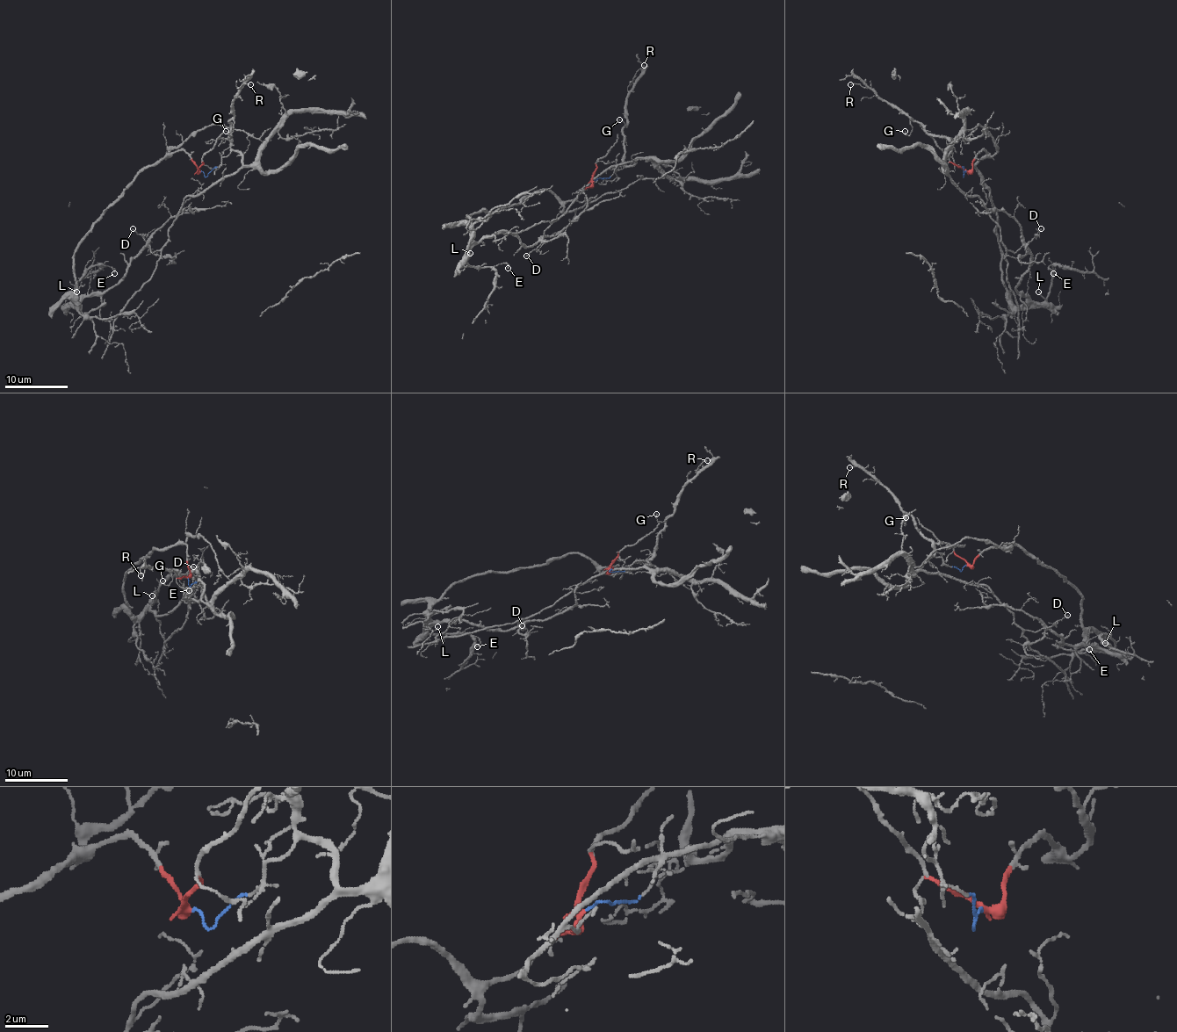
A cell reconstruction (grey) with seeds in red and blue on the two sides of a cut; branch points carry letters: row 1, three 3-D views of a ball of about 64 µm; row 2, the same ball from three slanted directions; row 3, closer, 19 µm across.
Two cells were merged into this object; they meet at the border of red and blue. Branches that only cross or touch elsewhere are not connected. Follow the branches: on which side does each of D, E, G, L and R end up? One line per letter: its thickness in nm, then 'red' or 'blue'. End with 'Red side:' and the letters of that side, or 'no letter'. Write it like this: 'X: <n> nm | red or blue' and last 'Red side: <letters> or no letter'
D: 100 nm | blue
E: 120 nm | red
G: 110 nm | blue
L: 140 nm | red
R: 90 nm | blue
Red side: E, L

